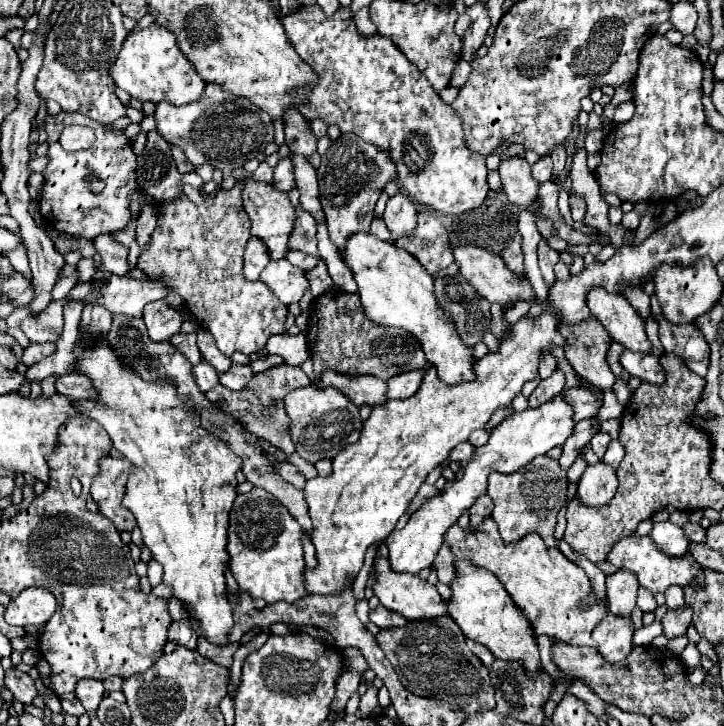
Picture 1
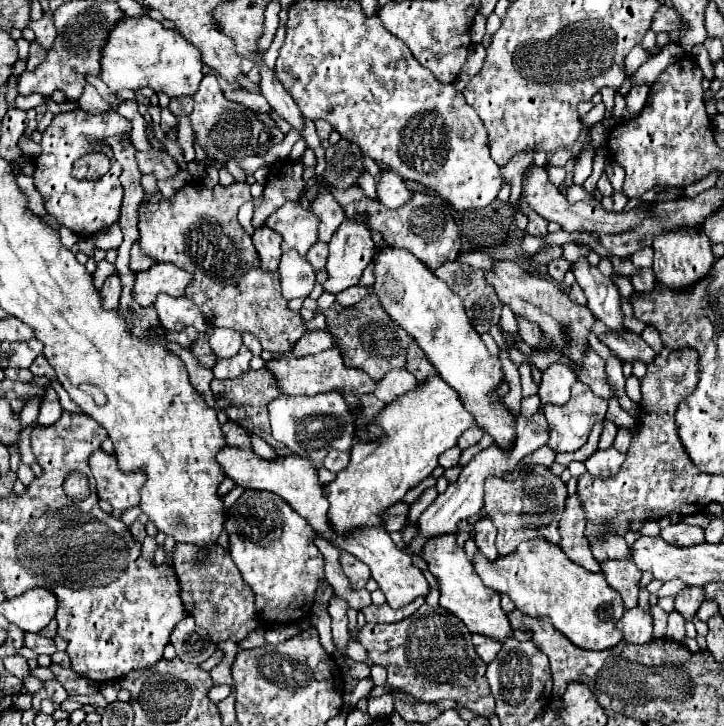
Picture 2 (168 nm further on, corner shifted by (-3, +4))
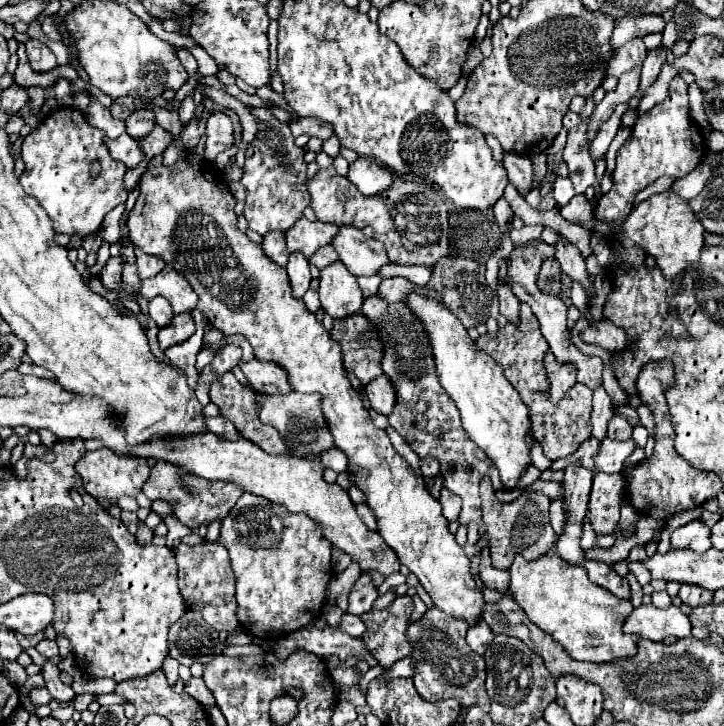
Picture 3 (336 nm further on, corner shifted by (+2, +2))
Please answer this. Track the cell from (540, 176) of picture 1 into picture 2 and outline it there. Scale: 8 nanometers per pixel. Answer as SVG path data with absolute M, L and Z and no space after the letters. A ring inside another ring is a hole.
M561 148L557 150L557 153L555 153L553 157L551 157L551 161L547 163L546 167L565 166L572 156L573 154L569 148Z

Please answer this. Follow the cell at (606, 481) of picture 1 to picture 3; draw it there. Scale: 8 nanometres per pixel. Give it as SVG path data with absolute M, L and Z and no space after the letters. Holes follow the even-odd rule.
M606 437L600 443L600 451L594 457L596 471L602 471L602 473L618 473L622 469L624 461L634 451L634 447L636 447L634 441L612 441L612 439Z

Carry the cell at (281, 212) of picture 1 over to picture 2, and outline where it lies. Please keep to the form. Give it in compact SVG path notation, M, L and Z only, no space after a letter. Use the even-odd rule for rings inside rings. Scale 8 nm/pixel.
M289 201L267 219L267 225L283 235L283 251L295 249L299 255L307 255L311 245L317 241L319 217L299 203Z

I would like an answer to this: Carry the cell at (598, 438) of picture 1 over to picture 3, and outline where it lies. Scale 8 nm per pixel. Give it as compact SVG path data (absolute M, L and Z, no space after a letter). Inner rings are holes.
M596 389L594 391L594 405L592 407L594 407L592 417L590 417L592 435L598 441L602 441L602 439L606 439L606 425L614 417L614 413L610 409L610 397L608 397L608 393L604 389Z

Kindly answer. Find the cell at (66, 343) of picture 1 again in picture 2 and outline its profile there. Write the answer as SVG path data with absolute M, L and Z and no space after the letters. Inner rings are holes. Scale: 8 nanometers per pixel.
M105 259L99 261L99 263L97 263L97 269L95 269L95 273L93 273L93 285L99 289L113 271L115 271L115 265L113 265L113 263L109 263L109 261L105 261Z

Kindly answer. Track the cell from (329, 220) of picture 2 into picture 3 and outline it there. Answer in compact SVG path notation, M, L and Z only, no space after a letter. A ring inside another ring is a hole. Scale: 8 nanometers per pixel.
M340 225L330 245L340 255L340 261L344 261L344 265L358 277L376 275L378 269L388 263L380 241L364 237L362 231L352 225Z

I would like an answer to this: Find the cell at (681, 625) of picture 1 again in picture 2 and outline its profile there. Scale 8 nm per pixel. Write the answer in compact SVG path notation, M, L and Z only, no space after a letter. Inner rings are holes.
M685 587L685 589L679 591L679 595L675 599L675 609L687 621L691 621L703 601L705 601L705 589L701 589L701 587Z

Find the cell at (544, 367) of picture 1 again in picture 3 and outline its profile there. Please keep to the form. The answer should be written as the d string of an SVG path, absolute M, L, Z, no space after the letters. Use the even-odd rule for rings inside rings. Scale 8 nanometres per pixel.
M498 285L498 299L500 315L504 315L512 325L520 325L520 299L506 285Z

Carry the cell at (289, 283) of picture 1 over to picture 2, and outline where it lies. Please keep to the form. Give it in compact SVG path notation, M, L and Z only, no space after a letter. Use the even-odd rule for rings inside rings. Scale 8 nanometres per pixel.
M297 251L283 253L279 273L281 273L281 289L285 299L309 297L315 285L315 271L305 257L297 255Z

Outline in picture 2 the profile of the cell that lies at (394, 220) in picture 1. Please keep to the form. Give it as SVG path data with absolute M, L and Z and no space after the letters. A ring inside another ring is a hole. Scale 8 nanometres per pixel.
M387 169L381 171L379 179L375 181L375 187L377 187L377 199L379 199L379 203L383 203L389 209L401 207L413 195L411 189L401 179L401 175L395 175L395 171L387 171Z

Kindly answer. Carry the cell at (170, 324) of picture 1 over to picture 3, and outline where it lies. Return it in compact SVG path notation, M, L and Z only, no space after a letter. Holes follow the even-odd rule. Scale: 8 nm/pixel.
M154 297L154 299L150 301L148 315L150 315L150 319L154 319L154 323L156 323L158 327L166 327L166 325L172 321L172 317L174 317L172 307L168 305L168 301L166 301L164 297Z

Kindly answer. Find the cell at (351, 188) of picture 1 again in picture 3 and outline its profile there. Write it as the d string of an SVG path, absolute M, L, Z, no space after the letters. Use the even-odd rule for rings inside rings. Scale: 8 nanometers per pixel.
M334 261L320 271L320 303L330 317L344 317L362 307L362 291L354 273L342 261Z

